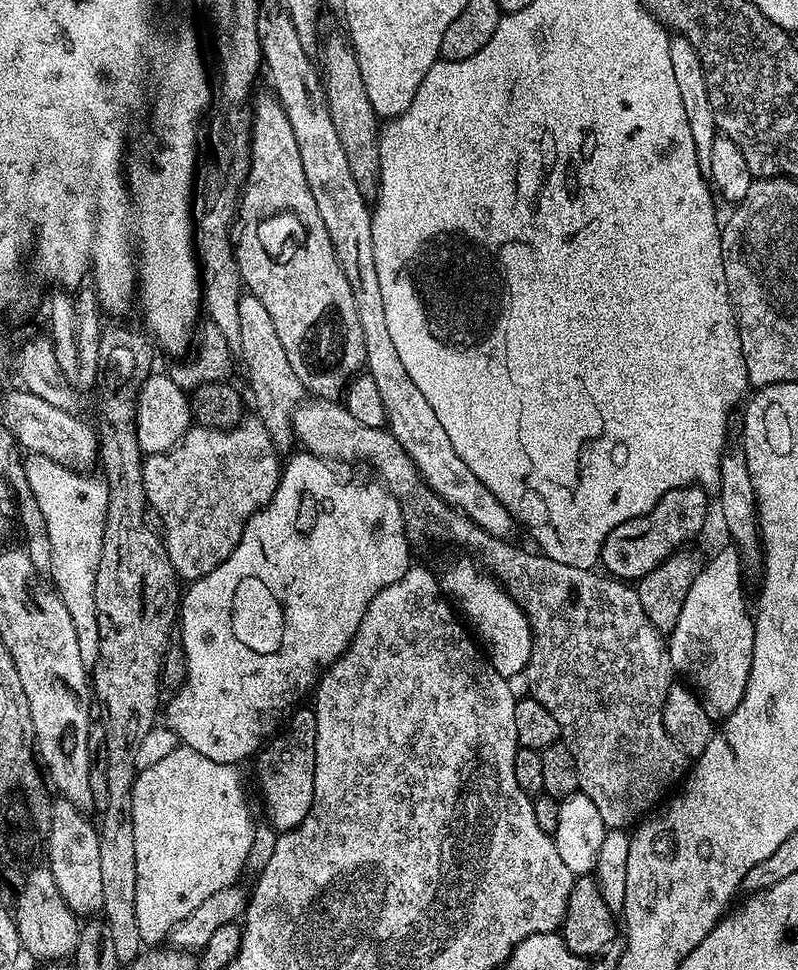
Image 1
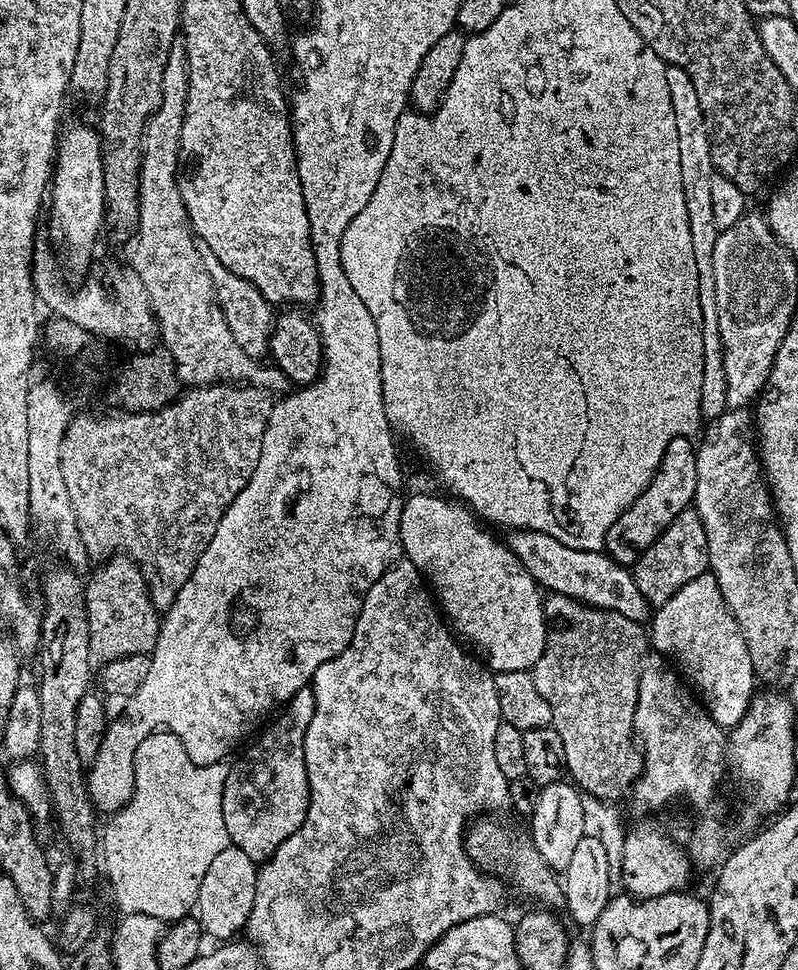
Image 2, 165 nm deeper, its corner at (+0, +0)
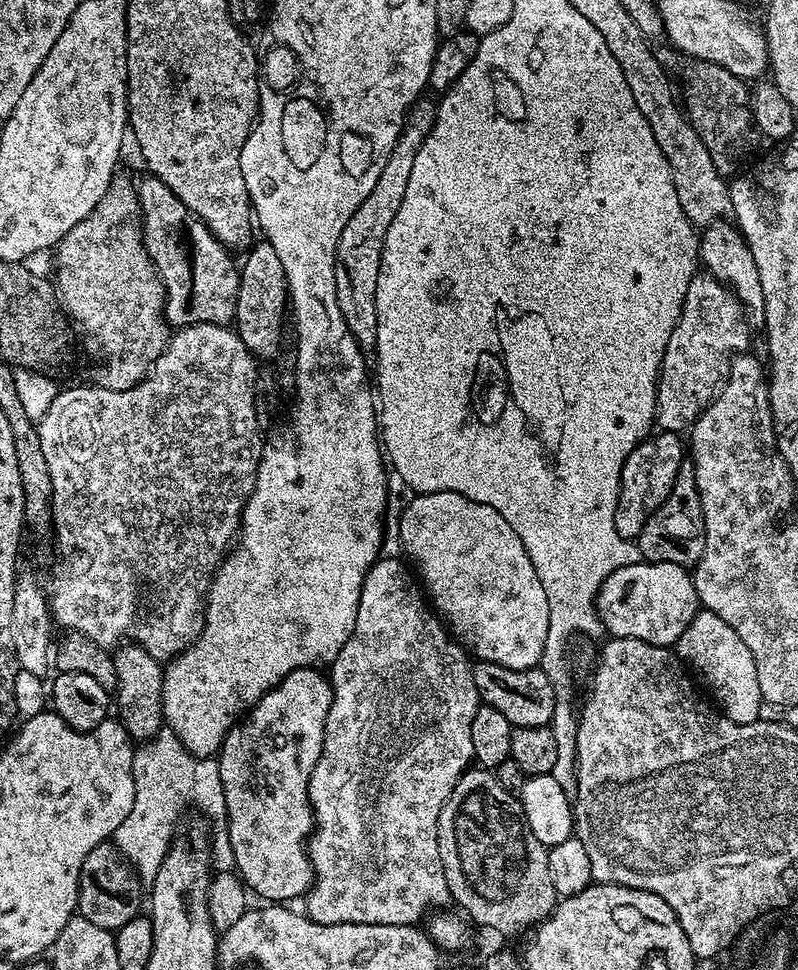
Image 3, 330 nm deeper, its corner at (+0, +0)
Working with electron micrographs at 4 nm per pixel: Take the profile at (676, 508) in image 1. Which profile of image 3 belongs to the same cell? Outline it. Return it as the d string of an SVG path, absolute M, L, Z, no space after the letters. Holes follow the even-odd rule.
M657 431L643 440L634 451L631 458L624 464L624 475L620 482L618 506L614 510L614 530L623 540L635 541L639 537L644 524L651 518L658 506L666 502L670 490L674 486L674 478L681 464L686 460L686 444L674 432Z

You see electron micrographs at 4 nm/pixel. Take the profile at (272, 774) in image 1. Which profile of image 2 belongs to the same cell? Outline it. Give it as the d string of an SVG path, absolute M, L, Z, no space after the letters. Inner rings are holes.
M311 687L298 690L298 694L294 694L294 698L283 705L282 711L275 717L277 720L245 750L244 757L228 769L222 798L222 814L228 839L233 849L245 852L255 862L269 860L274 850L278 850L278 846L282 846L282 842L286 842L290 834L300 829L308 813L308 775L304 743L306 730L310 726L310 718L314 718L315 709L315 691Z

